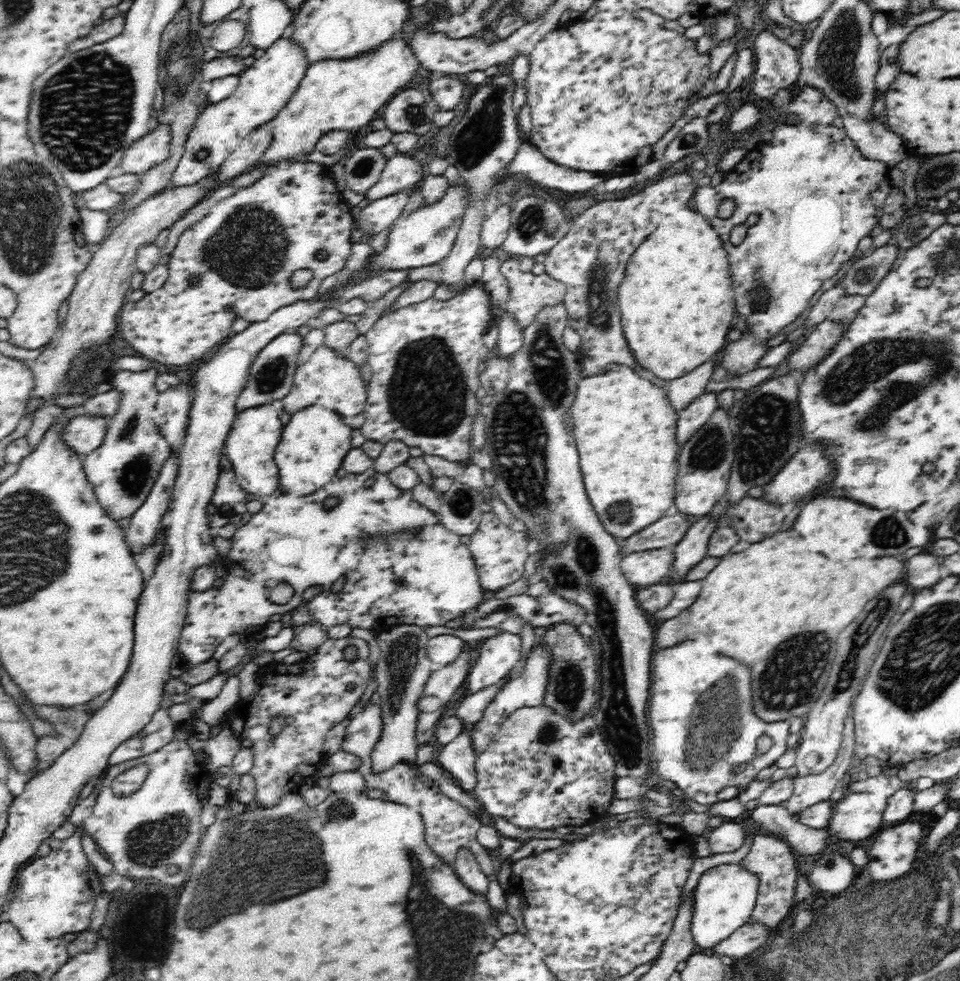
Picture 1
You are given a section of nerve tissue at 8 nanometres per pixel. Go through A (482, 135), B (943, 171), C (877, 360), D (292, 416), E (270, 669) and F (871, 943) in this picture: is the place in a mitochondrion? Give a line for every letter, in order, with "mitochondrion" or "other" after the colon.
A: mitochondrion
B: mitochondrion
C: mitochondrion
D: other
E: other
F: mitochondrion

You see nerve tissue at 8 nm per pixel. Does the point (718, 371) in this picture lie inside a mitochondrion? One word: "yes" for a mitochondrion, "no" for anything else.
no

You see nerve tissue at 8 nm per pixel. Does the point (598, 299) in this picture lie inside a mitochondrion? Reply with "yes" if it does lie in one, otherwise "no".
yes

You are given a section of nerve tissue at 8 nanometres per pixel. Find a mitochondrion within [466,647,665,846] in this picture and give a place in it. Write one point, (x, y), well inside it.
(568, 679)

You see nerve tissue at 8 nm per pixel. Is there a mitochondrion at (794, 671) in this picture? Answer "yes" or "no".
yes

